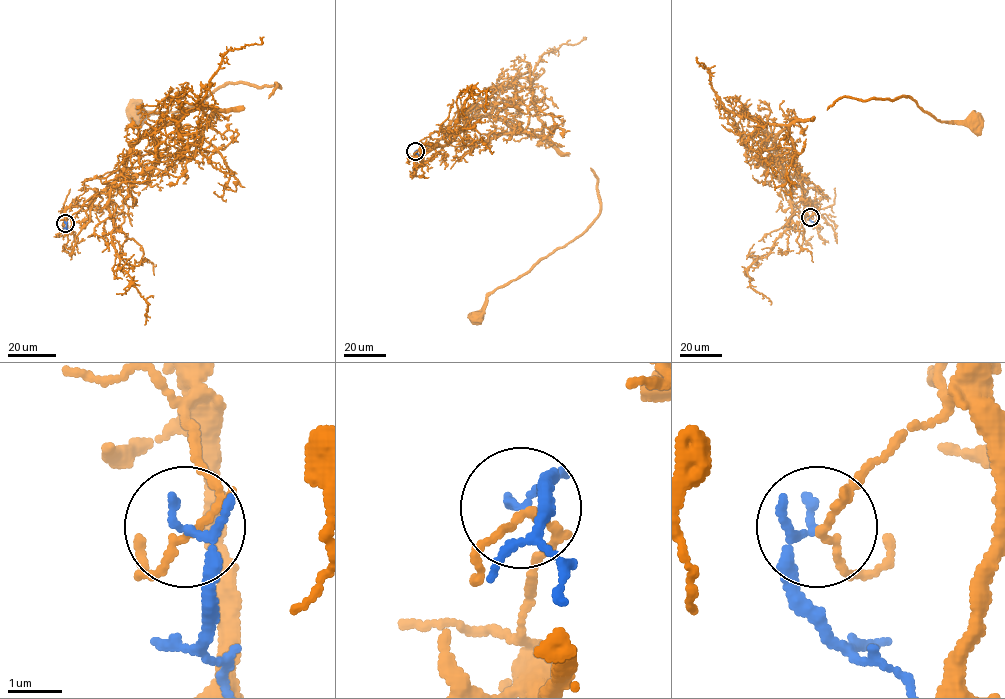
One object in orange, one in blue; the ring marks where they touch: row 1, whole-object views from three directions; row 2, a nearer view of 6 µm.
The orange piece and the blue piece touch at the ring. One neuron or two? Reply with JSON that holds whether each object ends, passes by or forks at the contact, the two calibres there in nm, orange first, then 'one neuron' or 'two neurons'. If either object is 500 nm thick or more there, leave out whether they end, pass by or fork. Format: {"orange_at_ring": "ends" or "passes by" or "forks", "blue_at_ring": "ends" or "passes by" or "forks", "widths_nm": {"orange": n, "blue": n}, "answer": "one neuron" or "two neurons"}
{"orange_at_ring": "passes by", "blue_at_ring": "passes by", "widths_nm": {"orange": 120, "blue": 120}, "answer": "two neurons"}

